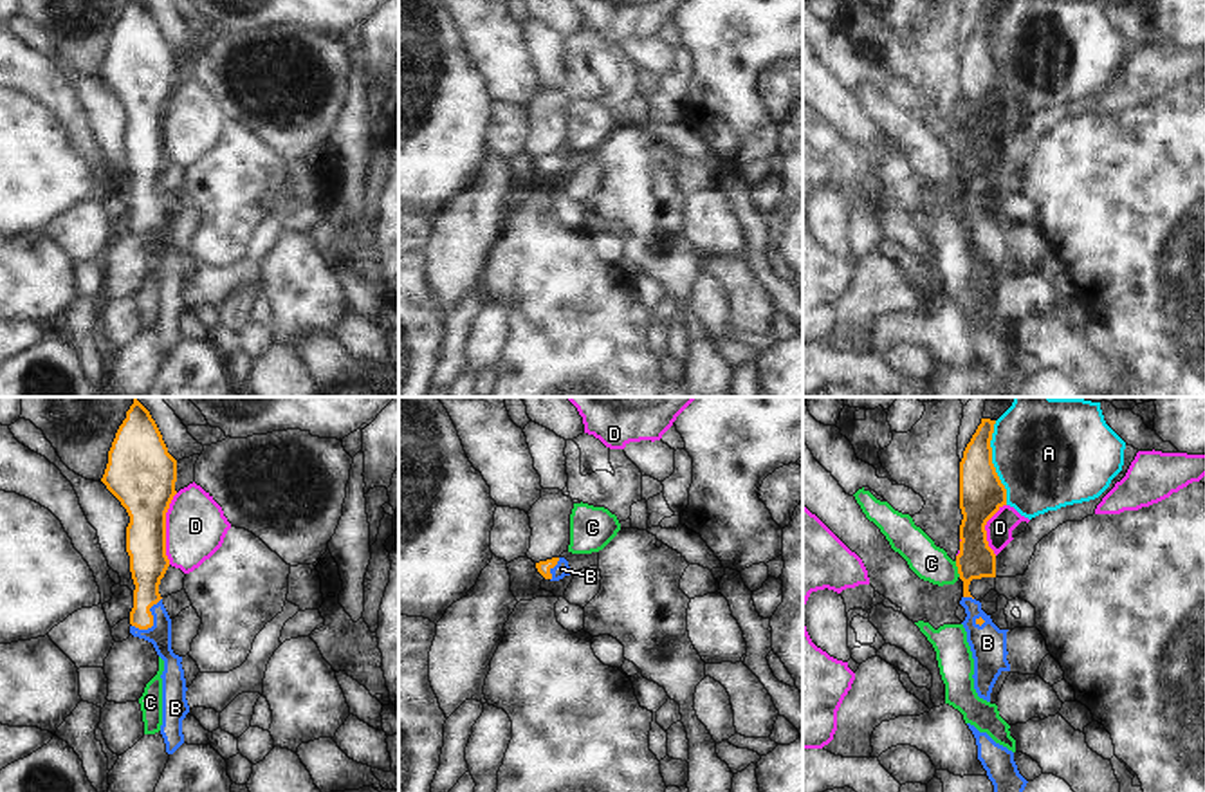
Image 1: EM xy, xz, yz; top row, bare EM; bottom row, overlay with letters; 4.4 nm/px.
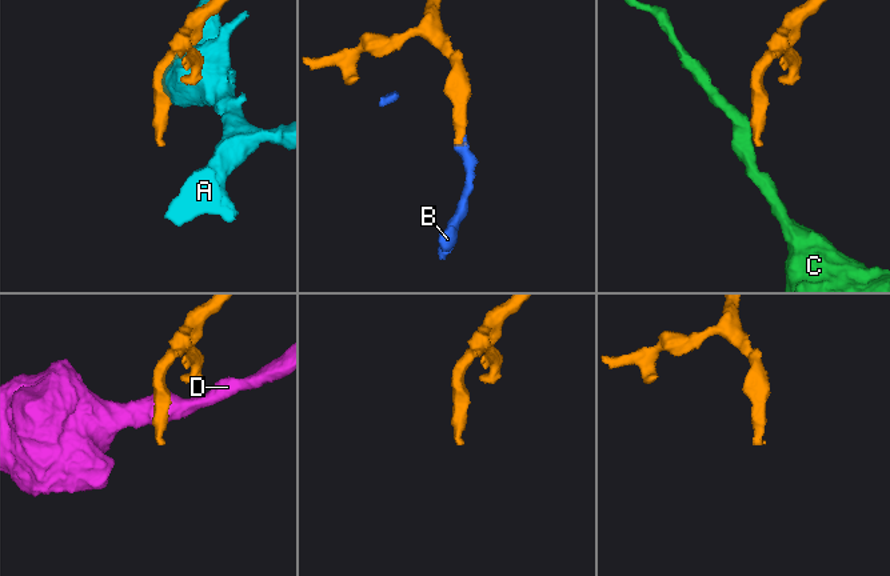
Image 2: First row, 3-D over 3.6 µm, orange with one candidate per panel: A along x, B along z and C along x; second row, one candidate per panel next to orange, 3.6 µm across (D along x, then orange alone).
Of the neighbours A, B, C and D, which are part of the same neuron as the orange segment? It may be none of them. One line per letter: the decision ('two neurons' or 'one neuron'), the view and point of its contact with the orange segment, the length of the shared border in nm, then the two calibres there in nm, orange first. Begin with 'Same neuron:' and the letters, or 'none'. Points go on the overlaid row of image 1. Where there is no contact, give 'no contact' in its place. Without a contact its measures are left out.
Same neuron: B
A: two neurons | yz (991, 462) | 380 nm | 200/480 nm
B: one neuron | xy (152, 621) | 190 nm | 160/100 nm
C: two neurons | yz (958, 569) | 80 nm | 170/160 nm
D: two neurons | xy (165, 529) | 320 nm | 280/280 nm

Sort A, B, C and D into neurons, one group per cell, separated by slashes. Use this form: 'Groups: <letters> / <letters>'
Groups: A / B / C / D

